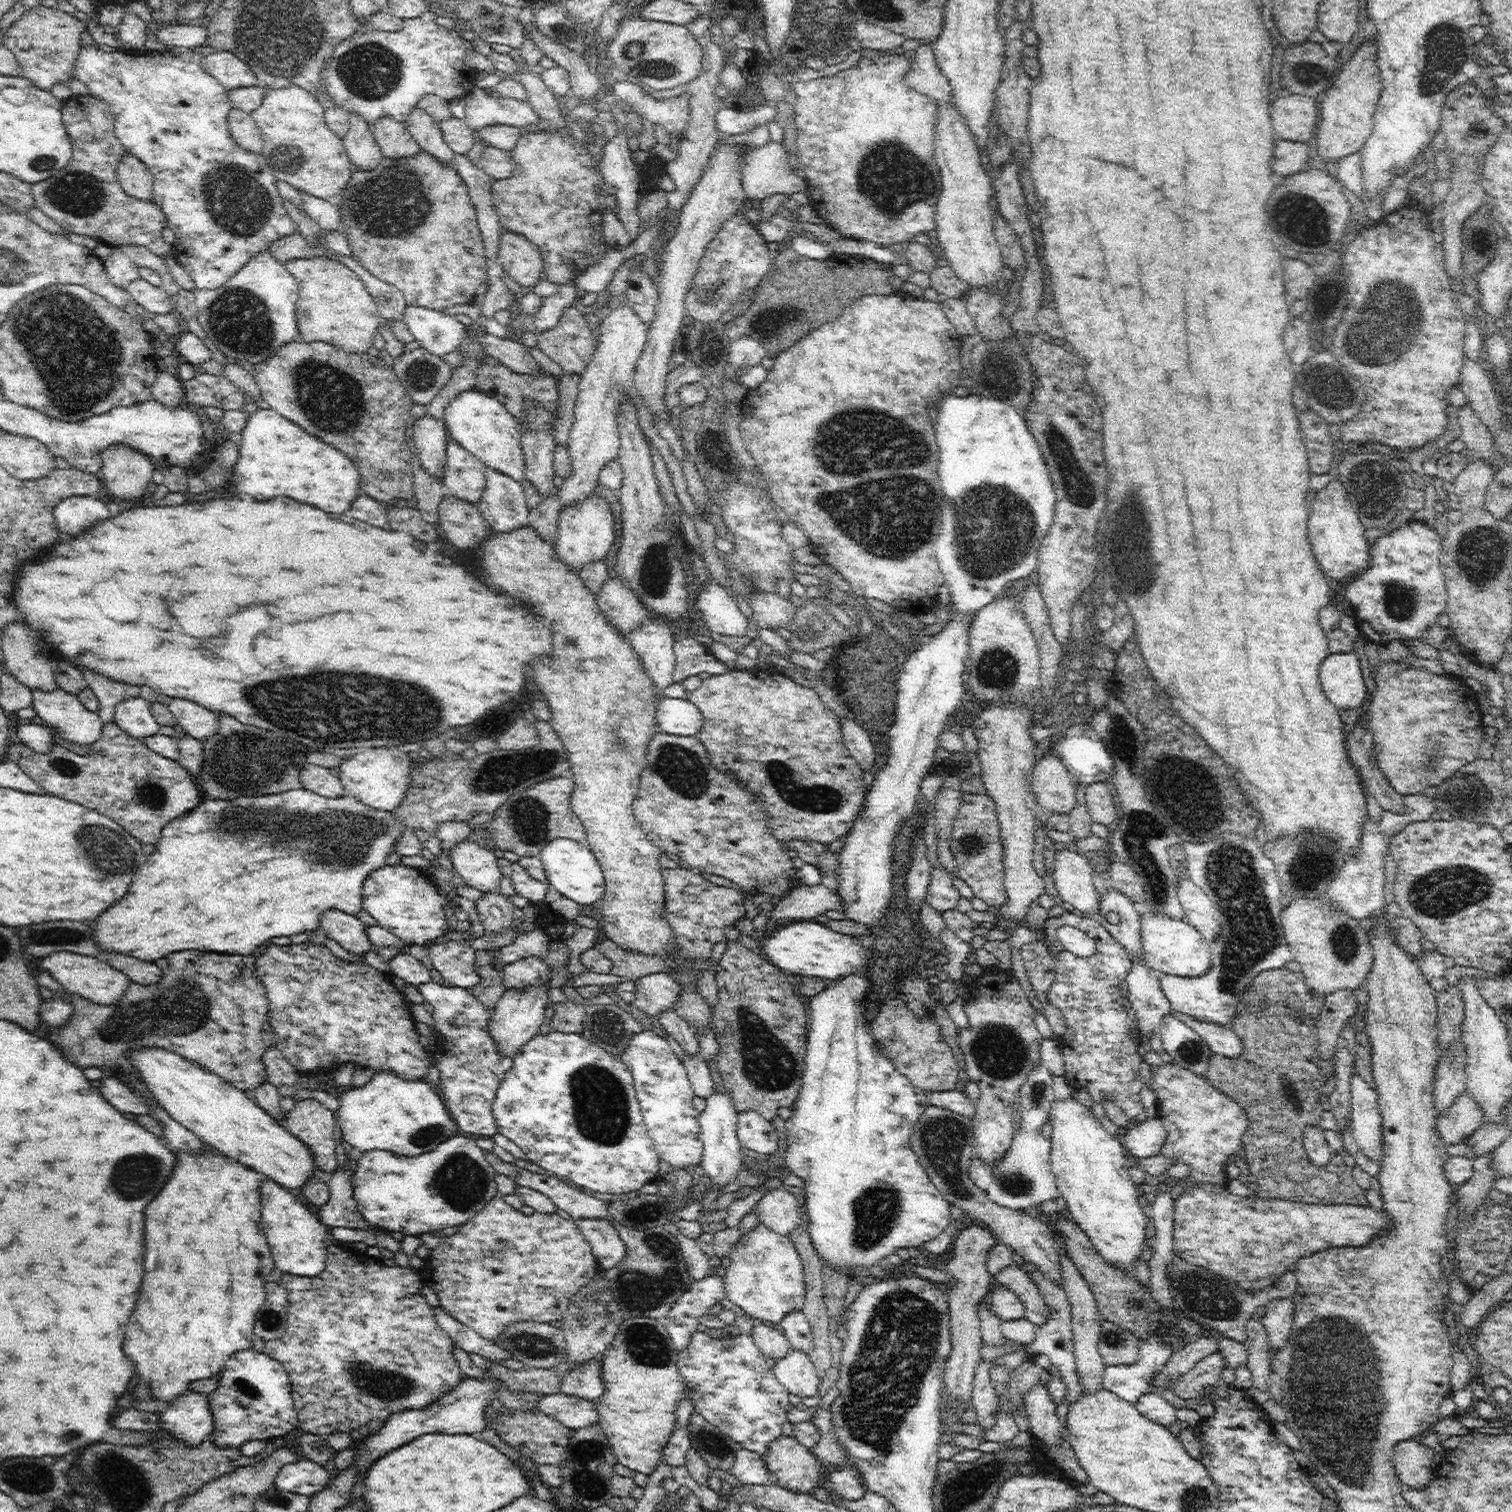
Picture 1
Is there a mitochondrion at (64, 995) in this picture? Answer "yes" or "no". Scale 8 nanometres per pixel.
no

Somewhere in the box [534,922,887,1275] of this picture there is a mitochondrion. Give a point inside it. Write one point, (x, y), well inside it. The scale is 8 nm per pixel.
(600, 1099)

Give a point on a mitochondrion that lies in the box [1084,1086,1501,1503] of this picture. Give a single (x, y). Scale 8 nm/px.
(1337, 1372)

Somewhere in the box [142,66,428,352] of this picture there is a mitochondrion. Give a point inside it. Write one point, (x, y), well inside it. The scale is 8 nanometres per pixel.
(239, 203)

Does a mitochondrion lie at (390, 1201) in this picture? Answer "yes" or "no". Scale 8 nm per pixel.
no

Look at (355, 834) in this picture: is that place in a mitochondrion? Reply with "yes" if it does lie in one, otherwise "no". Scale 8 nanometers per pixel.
yes

